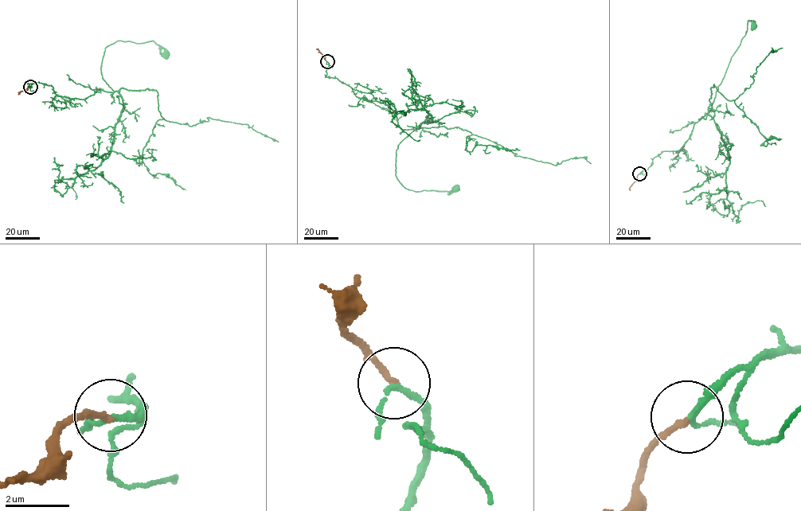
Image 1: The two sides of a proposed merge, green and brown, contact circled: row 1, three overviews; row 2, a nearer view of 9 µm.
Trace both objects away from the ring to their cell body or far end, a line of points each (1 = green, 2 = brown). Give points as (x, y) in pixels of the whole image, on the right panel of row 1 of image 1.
1: (639, 173), (662, 151), (682, 146), (693, 126), (710, 110), (748, 20), (752, 25)
2: (639, 173), (630, 189)

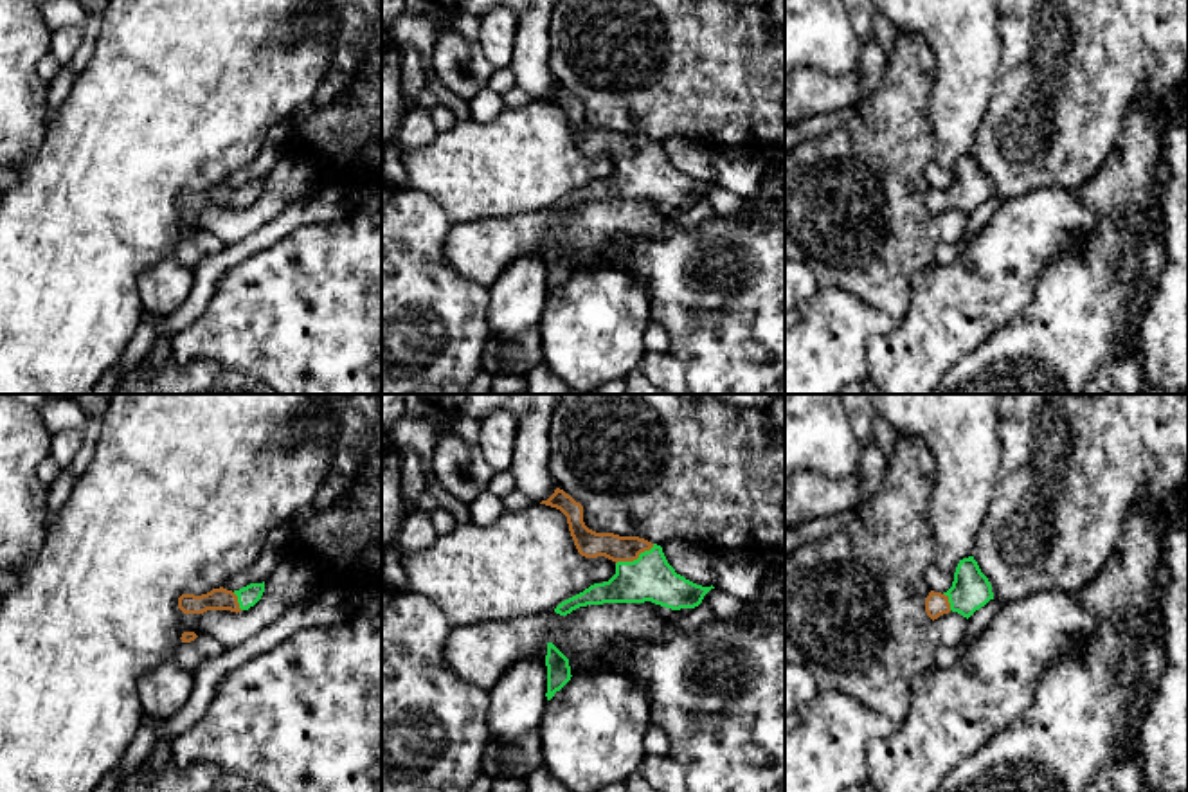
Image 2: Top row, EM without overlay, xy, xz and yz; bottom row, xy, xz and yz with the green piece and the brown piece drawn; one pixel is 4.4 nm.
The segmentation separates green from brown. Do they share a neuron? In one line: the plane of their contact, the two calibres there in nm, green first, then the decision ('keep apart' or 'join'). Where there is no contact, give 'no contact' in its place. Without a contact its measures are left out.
xz | 200/120 nm | join

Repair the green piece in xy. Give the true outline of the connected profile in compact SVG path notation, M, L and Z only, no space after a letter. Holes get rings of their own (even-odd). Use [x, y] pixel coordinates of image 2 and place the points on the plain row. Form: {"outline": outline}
{"outline": "M265 178L250 180L234 189L220 184L202 193L182 191L178 194L178 205L184 211L203 211L207 207L230 207L238 211L254 203L261 196L263 189Z"}

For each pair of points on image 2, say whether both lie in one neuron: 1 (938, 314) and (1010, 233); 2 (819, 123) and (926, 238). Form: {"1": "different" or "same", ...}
{"1": "same", "2": "different"}

